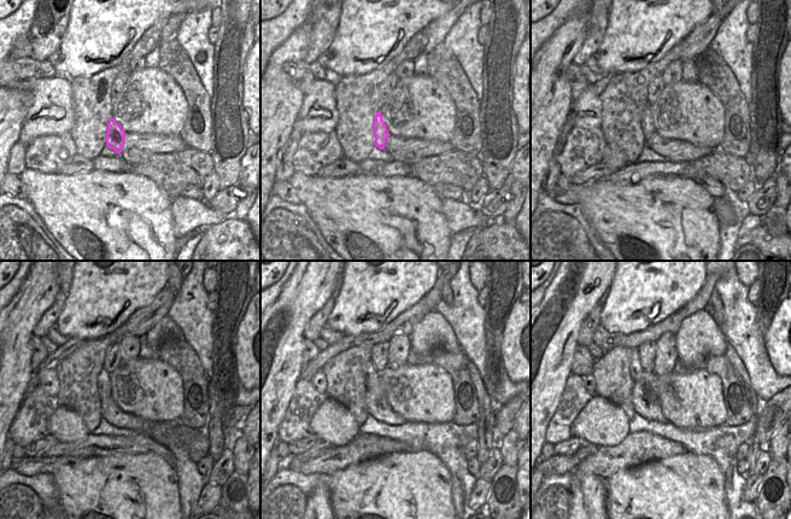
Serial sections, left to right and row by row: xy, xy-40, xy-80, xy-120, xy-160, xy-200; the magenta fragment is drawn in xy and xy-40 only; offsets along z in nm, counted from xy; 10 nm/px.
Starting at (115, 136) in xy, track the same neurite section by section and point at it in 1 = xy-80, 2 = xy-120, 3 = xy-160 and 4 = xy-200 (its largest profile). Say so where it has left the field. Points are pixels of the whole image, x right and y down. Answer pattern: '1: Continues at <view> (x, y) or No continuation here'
1: Continues at xy-80 (648, 127)
2: Continues at xy-120 (104, 384)
3: Continues at xy-160 (369, 372)
4: Continues at xy-200 (636, 367).

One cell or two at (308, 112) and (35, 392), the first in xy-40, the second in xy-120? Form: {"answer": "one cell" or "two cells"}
{"answer": "two cells"}

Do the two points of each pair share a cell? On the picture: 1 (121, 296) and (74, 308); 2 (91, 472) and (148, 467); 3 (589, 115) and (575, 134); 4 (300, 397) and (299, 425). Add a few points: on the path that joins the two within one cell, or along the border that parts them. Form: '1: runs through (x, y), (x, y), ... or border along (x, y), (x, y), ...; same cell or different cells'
1: runs through (109, 296), (104, 296), (92, 308), (86, 308); same cell
2: runs through (105, 472), (134, 472); same cell
3: border along (574, 124), (581, 128), (599, 128); different cells
4: runs through (300, 404), (299, 418); same cell

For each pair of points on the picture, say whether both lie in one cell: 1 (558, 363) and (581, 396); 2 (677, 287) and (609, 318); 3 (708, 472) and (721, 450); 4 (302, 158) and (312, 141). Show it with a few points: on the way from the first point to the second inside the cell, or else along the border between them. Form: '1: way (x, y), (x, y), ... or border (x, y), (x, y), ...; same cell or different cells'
1: border (572, 373), (566, 382), (558, 402); different cells
2: way (660, 287), (649, 287), (626, 310); same cell
3: border (687, 453), (709, 455), (720, 468), (725, 487); different cells
4: way (305, 155), (312, 145); same cell

